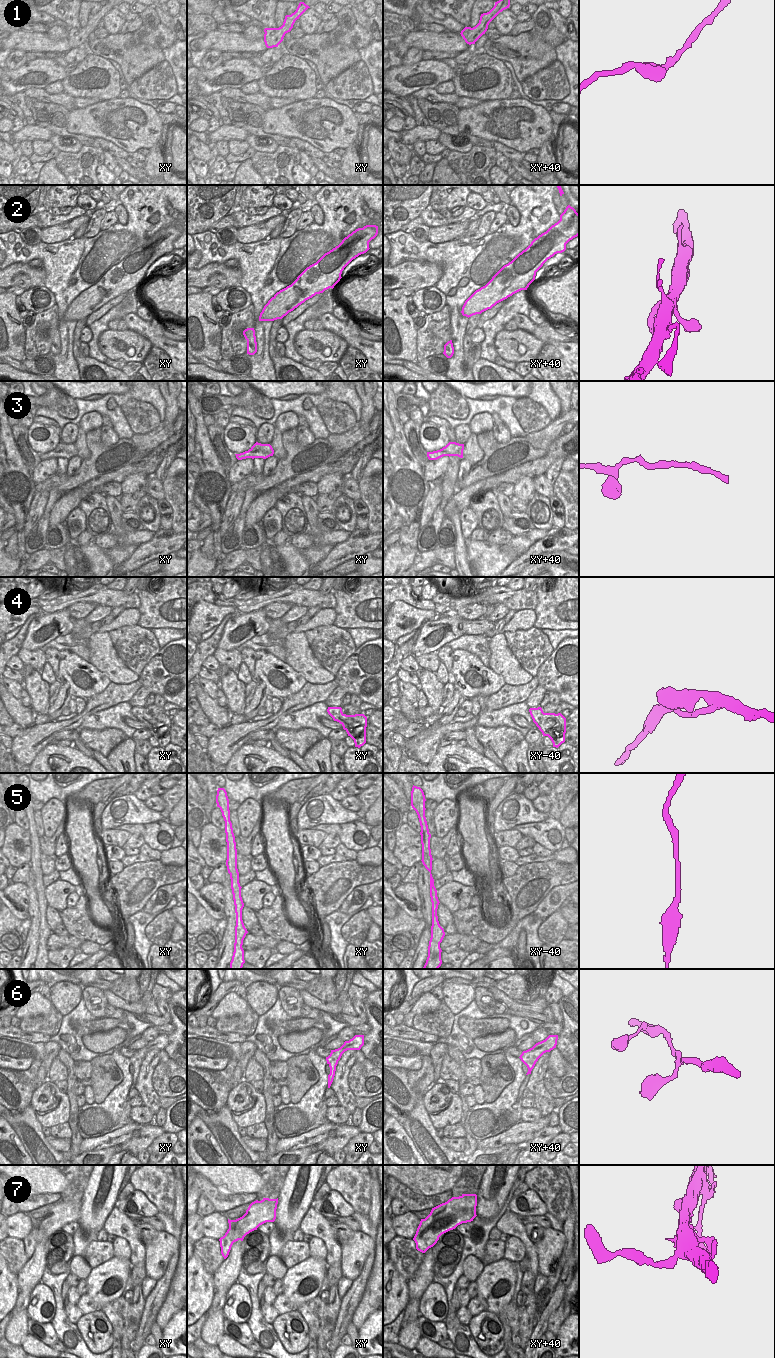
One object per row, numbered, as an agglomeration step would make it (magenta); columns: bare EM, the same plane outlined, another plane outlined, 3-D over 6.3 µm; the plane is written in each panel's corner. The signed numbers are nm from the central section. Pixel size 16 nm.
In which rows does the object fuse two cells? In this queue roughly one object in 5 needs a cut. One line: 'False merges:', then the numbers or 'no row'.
False merges: no row

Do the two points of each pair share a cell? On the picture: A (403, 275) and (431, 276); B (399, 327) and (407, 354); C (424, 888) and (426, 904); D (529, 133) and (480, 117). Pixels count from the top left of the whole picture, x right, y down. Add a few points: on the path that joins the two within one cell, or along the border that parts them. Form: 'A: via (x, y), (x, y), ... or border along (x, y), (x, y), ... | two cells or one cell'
A: via (410, 275), (424, 275) | one cell
B: via (400, 334), (404, 347) | one cell
C: via (424, 892), (425, 900) | one cell
D: via (515, 139), (506, 140), (498, 138), (485, 130) | one cell

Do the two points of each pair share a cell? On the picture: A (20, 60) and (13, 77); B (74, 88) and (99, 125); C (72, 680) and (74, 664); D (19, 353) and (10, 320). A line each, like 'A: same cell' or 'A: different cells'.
A: different cells
B: different cells
C: same cell
D: same cell

